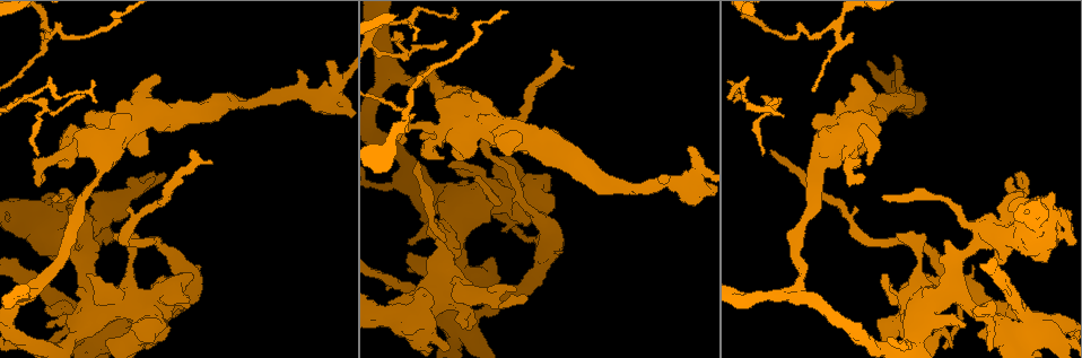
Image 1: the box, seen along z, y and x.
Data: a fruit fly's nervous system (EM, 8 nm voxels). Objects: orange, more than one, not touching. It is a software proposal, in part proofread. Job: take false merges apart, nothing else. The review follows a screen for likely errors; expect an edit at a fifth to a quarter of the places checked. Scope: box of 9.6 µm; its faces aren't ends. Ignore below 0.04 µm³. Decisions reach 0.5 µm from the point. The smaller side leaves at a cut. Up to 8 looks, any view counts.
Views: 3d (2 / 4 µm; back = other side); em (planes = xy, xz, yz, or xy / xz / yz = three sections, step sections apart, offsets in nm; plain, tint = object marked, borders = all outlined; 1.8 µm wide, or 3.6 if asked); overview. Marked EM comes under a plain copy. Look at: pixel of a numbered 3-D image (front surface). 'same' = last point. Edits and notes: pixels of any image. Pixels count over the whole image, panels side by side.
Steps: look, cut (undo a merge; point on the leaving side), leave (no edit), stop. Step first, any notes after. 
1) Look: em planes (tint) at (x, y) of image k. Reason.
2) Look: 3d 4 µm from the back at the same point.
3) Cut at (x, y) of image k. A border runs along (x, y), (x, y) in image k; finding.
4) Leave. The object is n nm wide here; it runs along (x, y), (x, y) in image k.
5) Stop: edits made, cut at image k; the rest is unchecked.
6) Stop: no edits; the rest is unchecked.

Look: 3d 2 µm at (988, 317) of image 1. Two arms at a narrow angle.

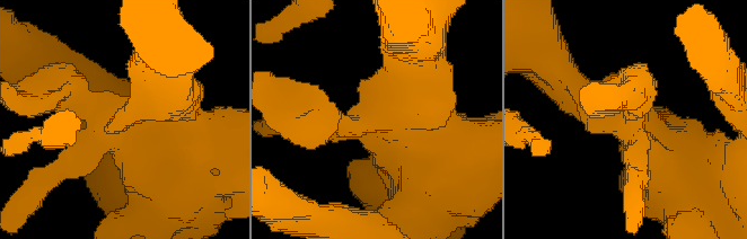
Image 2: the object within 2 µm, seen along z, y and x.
Look: em xy step 8 (tint) at (399, 116) of image 2.

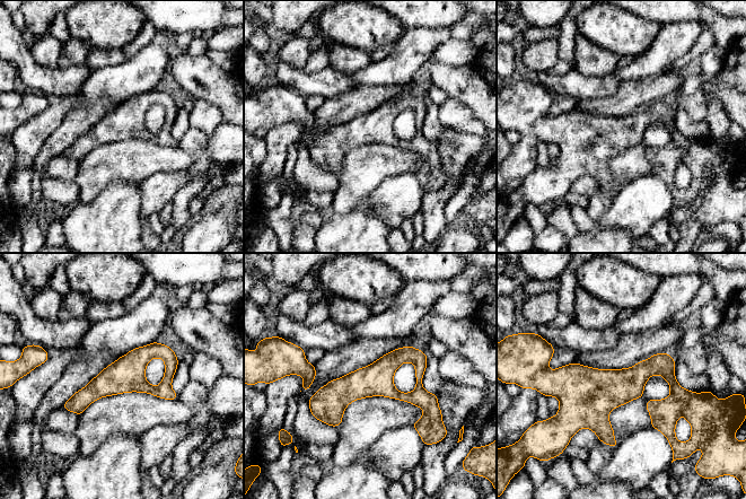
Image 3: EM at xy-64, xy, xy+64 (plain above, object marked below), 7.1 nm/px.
Look: em planes (borders) at the same point.

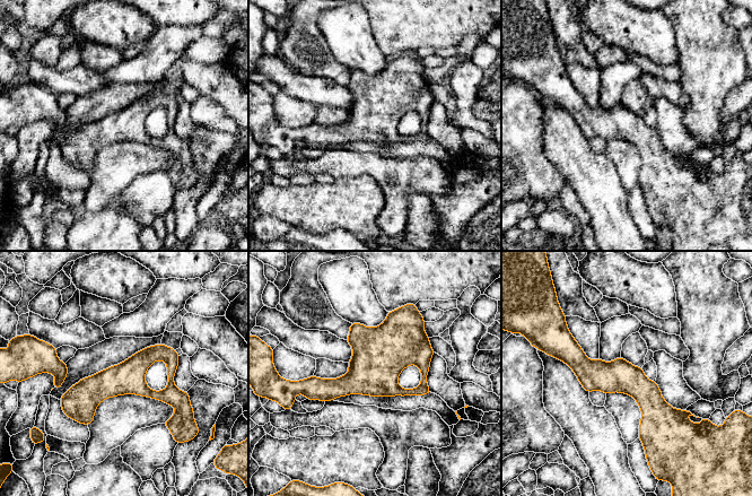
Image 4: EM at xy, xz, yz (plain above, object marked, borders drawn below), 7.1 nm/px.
Leave. It runs along (565, 354), (683, 416) in image 4; one neuron here.

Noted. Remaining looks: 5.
Look: em xy step 16 (tint) at (684, 181) of image 1. Abrupt turn.

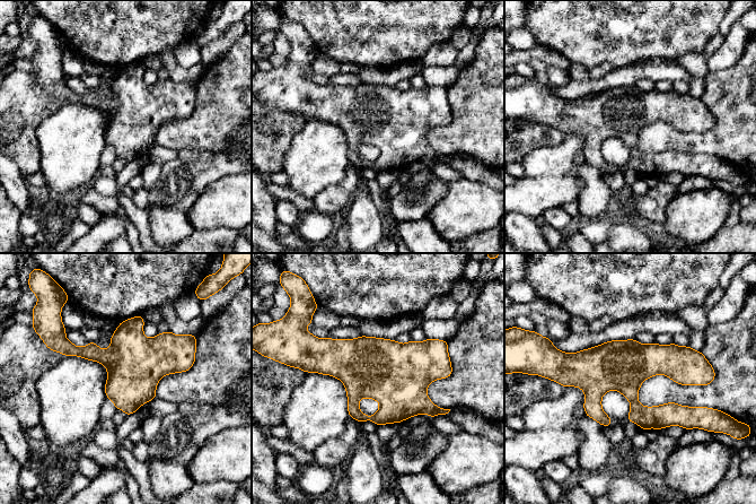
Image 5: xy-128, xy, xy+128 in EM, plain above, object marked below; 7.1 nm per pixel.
Look: em planes (tint) at the same point. Cut it another way.

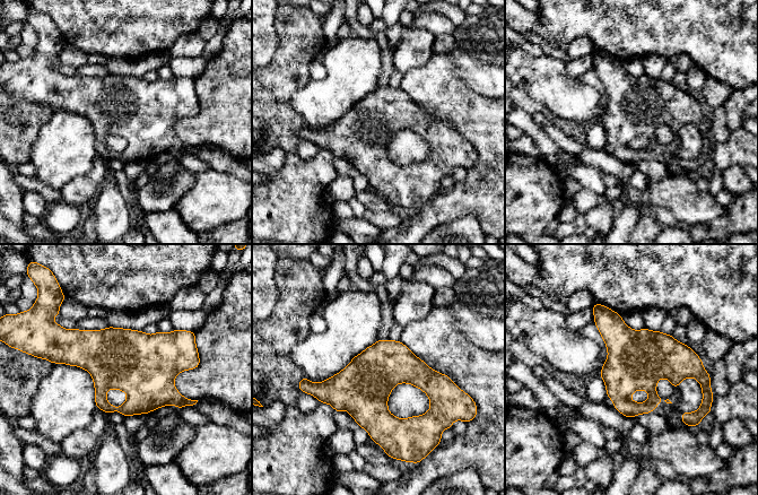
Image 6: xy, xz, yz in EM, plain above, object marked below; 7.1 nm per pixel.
Leave. All the same neuron.

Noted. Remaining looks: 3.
Look: em 3.6 µm xy step 8 (tint) at (442, 297) of image 1. Sharp bend.

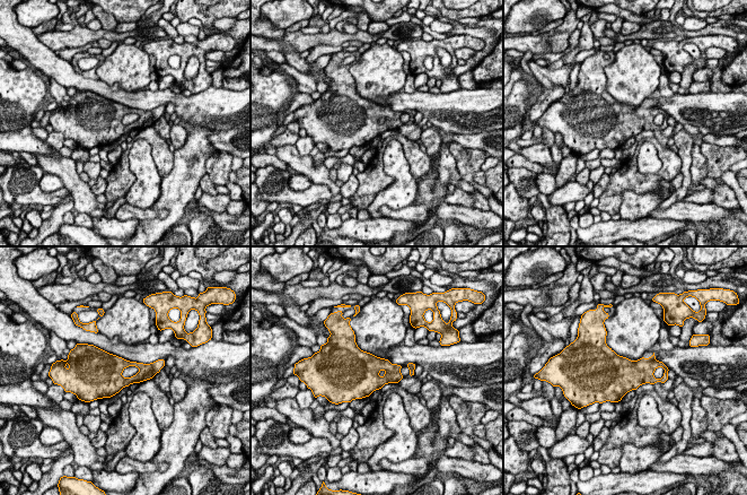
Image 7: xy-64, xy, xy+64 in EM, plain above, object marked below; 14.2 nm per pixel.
Leave. The object is 220 nm wide here; all the same neuron.

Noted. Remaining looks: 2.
Look: 3d 4 µm at (1058, 339) of image 1. Calibre changes.

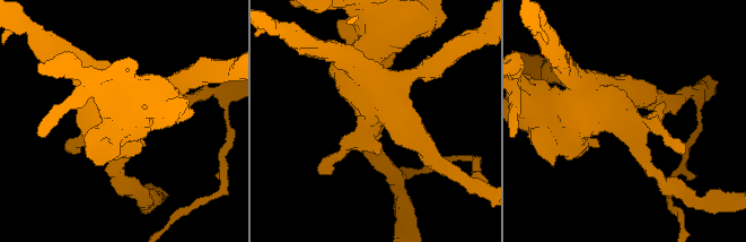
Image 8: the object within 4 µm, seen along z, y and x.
Look: em 3.6 µm planes (tint) at (628, 121) of image 8. Need the tissue.

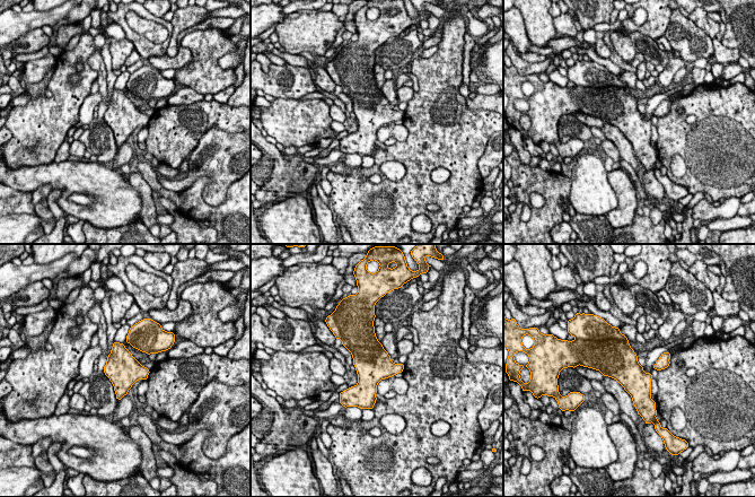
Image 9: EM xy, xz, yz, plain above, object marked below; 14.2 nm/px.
Cut at (602, 331) of image 9. A border runs along (607, 339), (622, 340), (628, 343) in image 9; two neurons meet here.

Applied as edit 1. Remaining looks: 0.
Stop: edits made, cut at image 9; the rest is unchecked.

